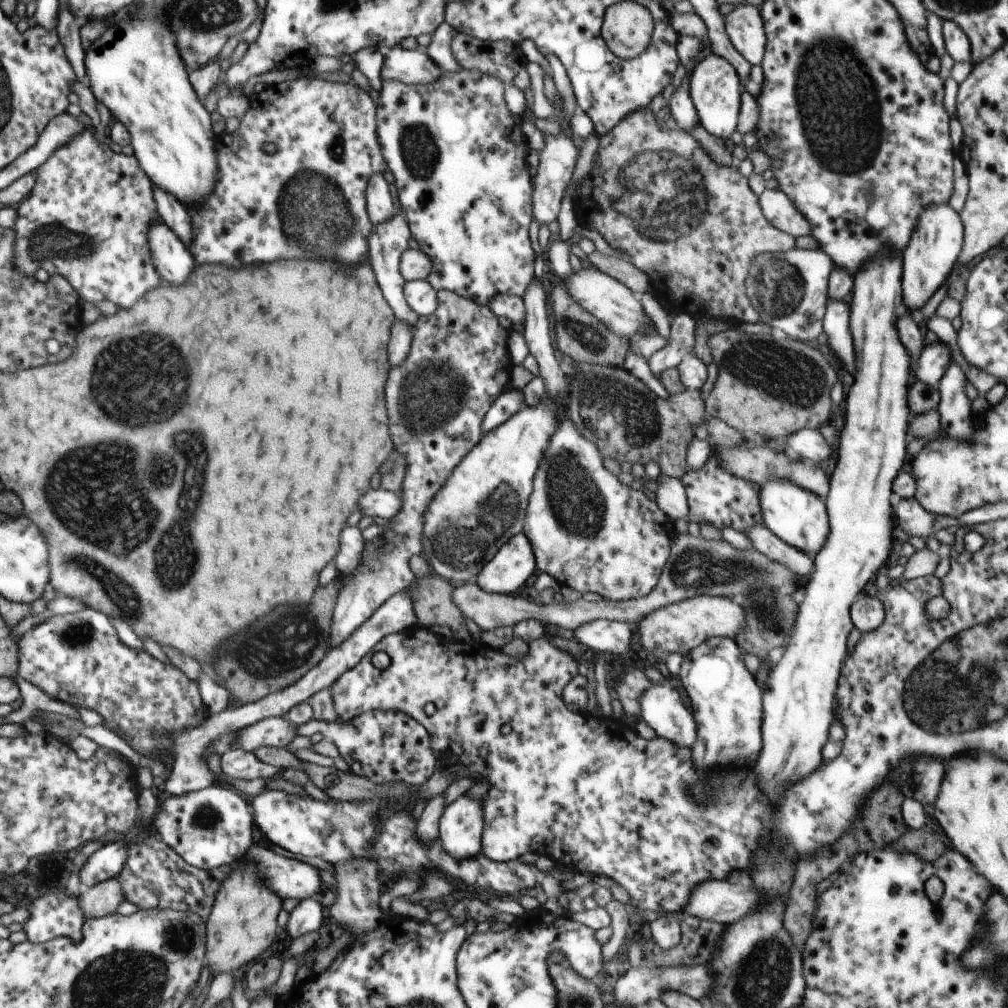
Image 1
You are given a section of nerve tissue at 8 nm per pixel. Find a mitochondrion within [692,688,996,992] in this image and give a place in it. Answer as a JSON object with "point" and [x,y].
{"point":[856,889]}

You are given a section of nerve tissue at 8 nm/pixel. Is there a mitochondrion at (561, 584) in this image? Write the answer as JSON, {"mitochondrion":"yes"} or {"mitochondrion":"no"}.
{"mitochondrion":"no"}

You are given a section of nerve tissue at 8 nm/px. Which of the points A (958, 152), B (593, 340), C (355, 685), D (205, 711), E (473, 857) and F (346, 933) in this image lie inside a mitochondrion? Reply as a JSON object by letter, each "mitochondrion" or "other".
{"A":"other","B":"mitochondrion","C":"other","D":"other","E":"other","F":"other"}

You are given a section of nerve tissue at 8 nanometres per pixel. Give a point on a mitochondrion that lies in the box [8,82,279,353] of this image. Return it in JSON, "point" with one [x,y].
{"point":[52,241]}

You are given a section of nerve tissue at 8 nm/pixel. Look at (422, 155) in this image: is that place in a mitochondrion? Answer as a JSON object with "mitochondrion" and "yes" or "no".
{"mitochondrion":"yes"}

